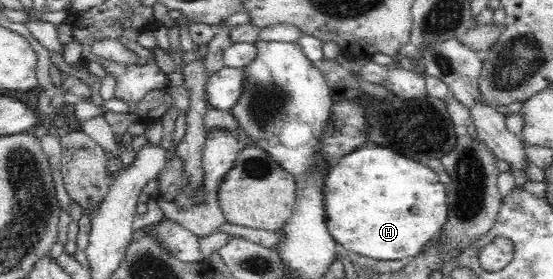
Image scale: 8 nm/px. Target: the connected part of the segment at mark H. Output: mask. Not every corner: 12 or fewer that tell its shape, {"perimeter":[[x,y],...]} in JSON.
{"perimeter":[[366,143],[330,167],[328,231],[384,261],[448,219],[430,167]]}

